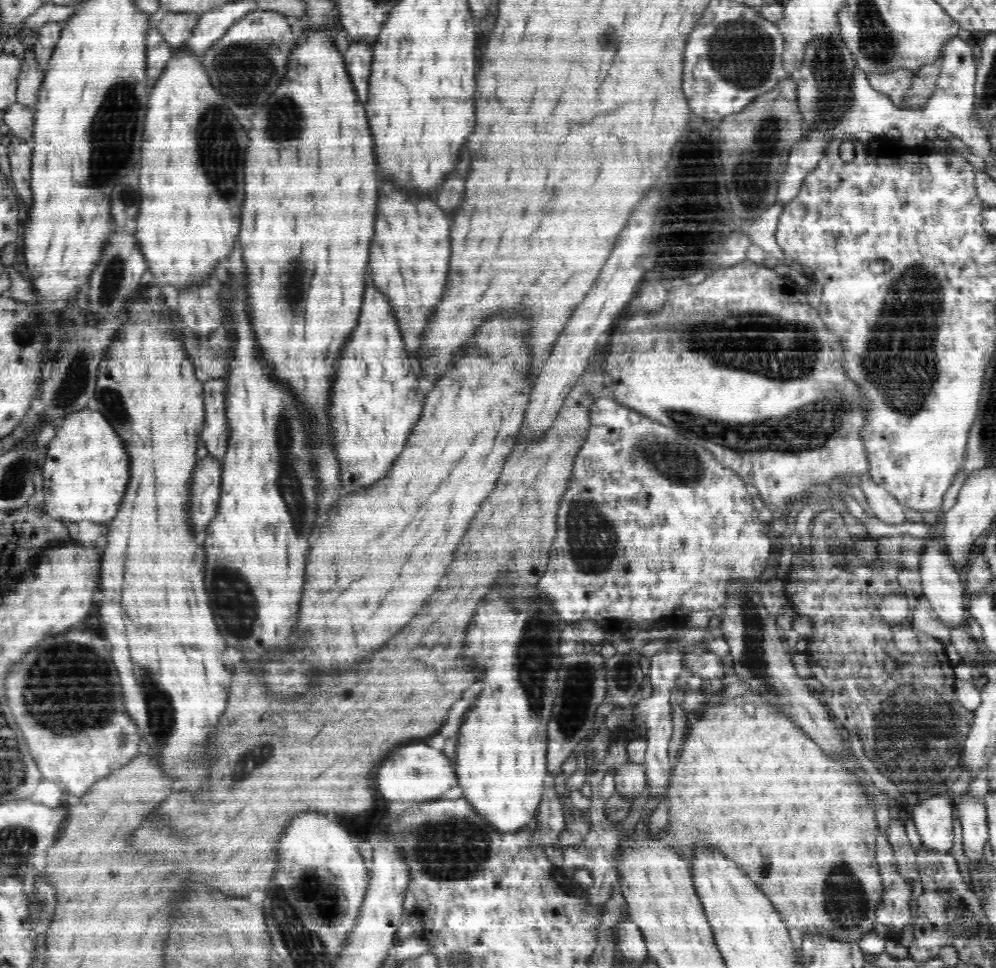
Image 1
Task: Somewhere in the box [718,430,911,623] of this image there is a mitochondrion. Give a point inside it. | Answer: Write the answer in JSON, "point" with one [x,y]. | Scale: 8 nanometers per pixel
{"point":[821,572]}

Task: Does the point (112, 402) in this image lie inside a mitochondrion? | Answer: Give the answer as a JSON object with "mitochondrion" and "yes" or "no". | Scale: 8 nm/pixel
{"mitochondrion":"yes"}

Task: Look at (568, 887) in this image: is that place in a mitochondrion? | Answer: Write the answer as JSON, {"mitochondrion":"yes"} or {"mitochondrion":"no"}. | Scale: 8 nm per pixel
{"mitochondrion":"no"}

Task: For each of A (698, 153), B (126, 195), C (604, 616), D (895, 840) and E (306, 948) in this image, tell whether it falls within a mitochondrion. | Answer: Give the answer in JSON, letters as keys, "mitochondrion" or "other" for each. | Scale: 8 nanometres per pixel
{"A":"other","B":"mitochondrion","C":"other","D":"other","E":"mitochondrion"}

